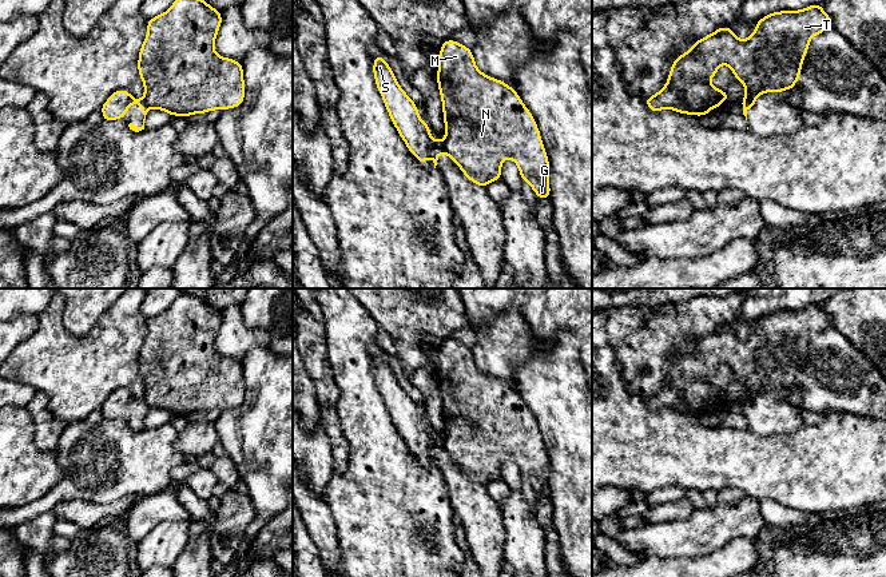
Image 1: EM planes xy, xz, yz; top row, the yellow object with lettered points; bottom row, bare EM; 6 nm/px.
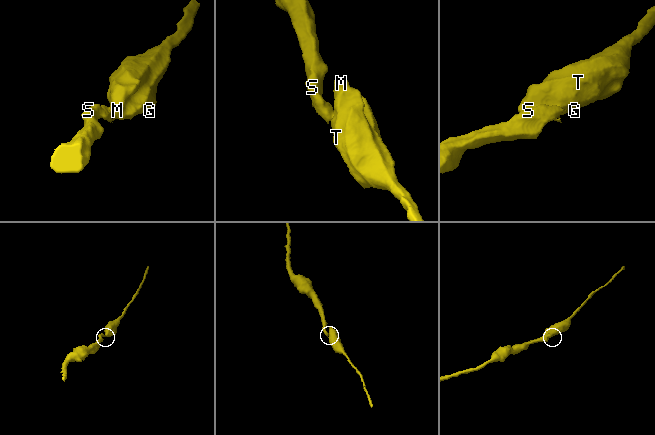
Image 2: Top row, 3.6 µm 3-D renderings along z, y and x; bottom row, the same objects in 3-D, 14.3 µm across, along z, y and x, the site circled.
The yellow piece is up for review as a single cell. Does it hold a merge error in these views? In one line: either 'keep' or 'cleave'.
cleave

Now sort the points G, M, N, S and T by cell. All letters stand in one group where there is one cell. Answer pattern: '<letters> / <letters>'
G M N T / S

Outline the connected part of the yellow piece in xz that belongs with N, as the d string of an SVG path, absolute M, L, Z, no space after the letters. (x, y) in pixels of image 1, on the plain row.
M452 338L442 342L438 353L437 383L445 422L445 453L462 473L485 488L501 479L501 463L510 457L536 497L549 498L549 458L536 419L514 387L482 373L474 362L472 347Z

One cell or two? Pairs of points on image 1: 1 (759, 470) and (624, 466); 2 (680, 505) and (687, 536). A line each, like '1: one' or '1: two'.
1: one
2: two

